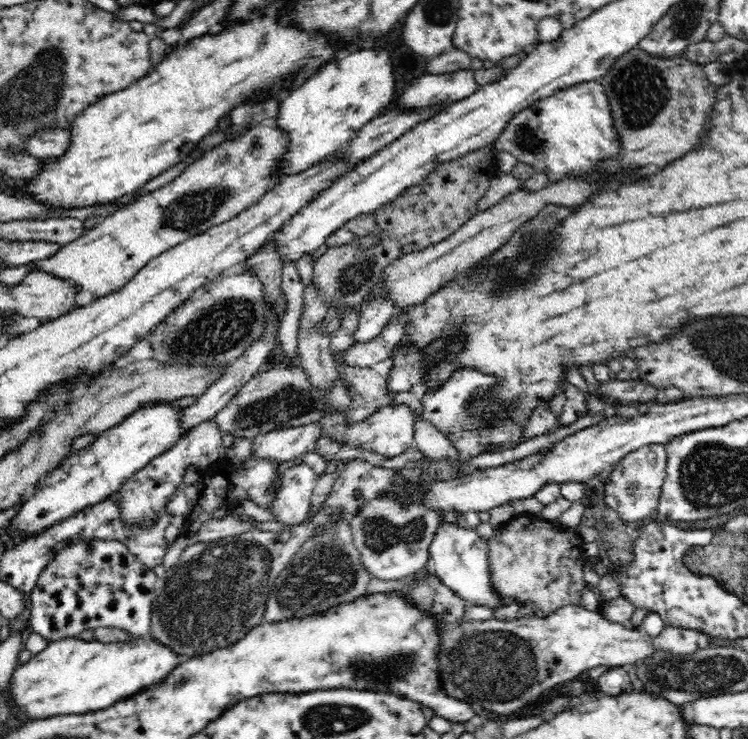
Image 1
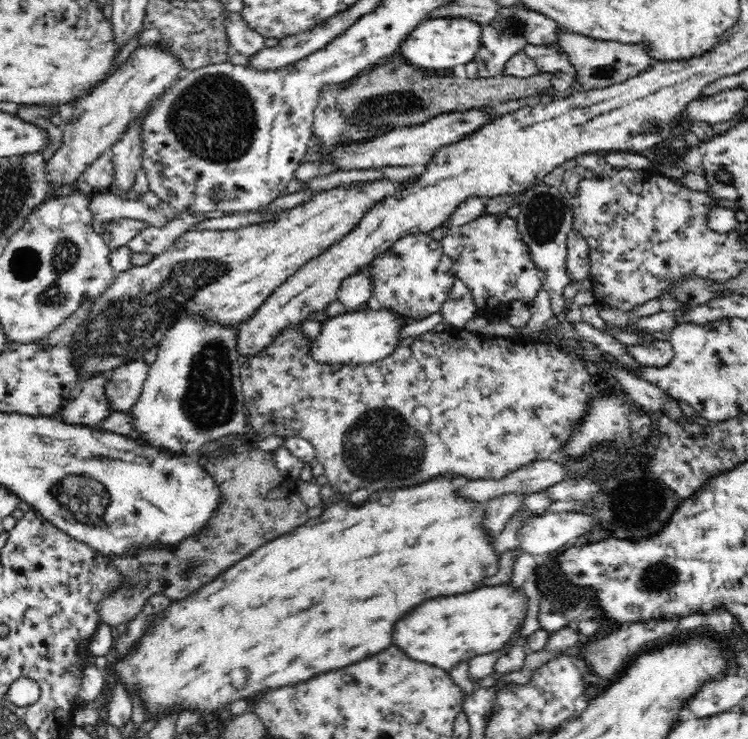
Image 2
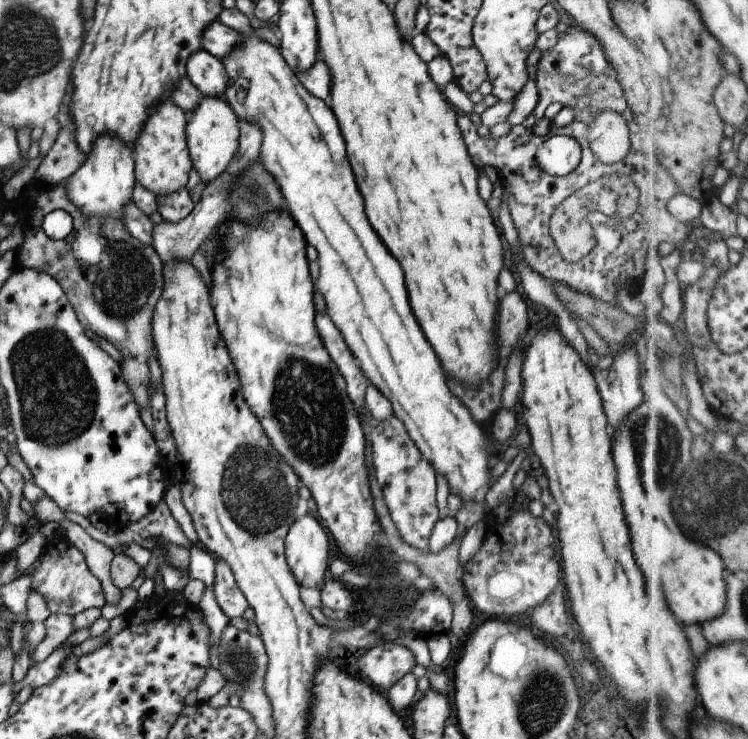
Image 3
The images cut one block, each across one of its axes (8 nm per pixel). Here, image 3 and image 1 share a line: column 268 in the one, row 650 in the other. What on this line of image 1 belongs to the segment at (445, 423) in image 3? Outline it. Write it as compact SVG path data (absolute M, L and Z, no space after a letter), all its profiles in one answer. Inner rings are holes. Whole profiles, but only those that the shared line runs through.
M133 636L128 641L116 643L84 641L76 637L52 641L42 652L13 672L9 692L12 692L16 706L32 718L85 714L109 708L163 681L180 664L176 652L172 652L168 646L154 638L145 640L139 637Z

